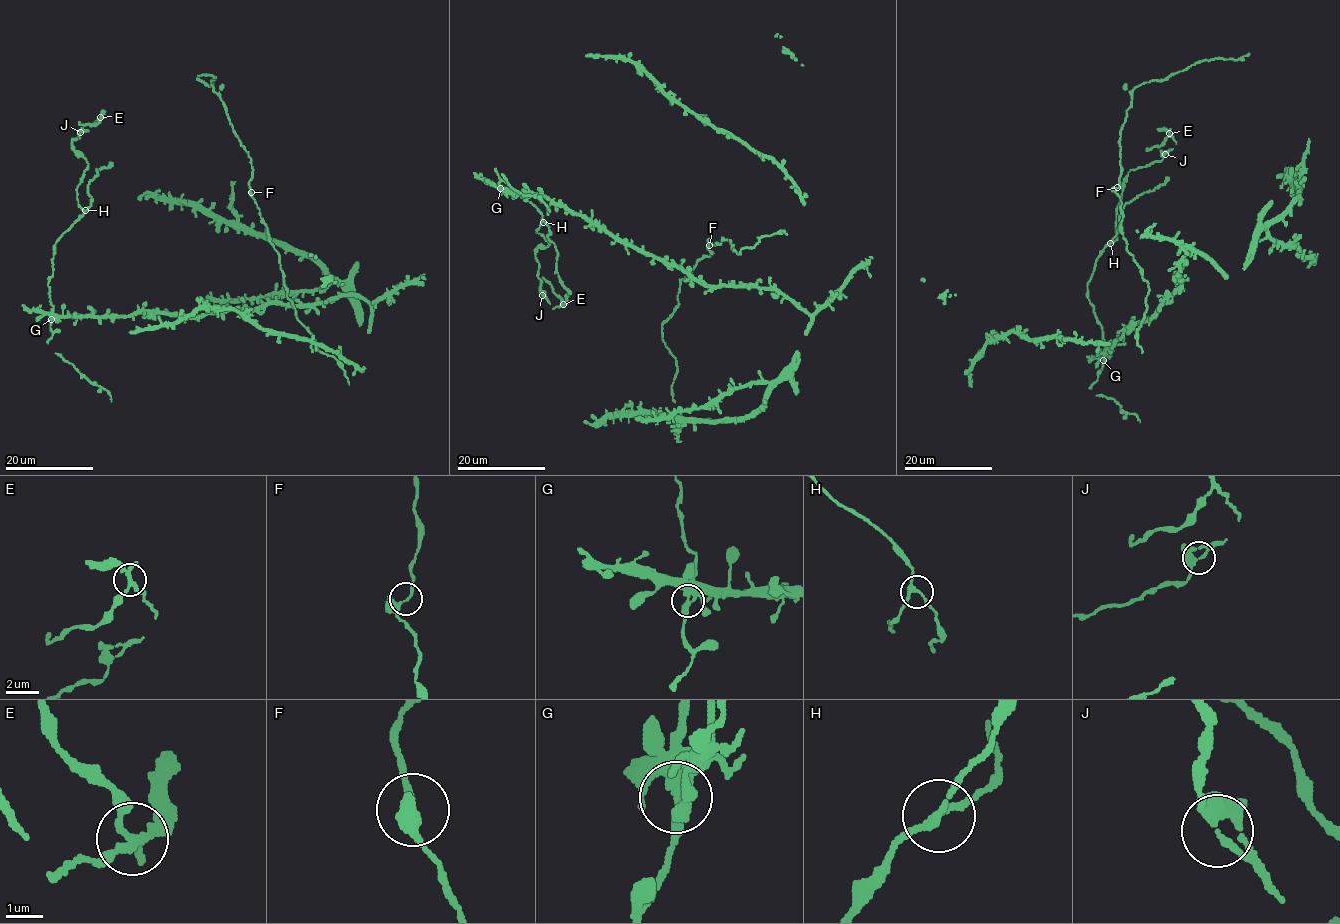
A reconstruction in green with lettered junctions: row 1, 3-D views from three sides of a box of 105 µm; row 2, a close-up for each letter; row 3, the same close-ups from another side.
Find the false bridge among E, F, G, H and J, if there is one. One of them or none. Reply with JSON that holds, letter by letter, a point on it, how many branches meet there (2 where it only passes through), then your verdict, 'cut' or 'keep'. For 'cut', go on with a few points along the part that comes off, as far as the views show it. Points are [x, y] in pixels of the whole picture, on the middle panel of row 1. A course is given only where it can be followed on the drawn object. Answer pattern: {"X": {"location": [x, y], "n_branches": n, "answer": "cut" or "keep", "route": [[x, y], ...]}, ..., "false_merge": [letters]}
{"E": {"location": [563, 304], "n_branches": 3, "answer": "cut", "route": [[563, 303], [542, 278]]}, "F": {"location": [709, 245], "n_branches": 3, "answer": "keep"}, "G": {"location": [500, 188], "n_branches": 3, "answer": "keep"}, "H": {"location": [543, 222], "n_branches": 3, "answer": "keep"}, "J": {"location": [542, 295], "n_branches": 3, "answer": "keep"}, "false_merge": ["E"]}

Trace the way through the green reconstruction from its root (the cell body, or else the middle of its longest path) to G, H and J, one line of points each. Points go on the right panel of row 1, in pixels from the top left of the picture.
G: (1163, 301), (1156, 315), (1127, 329), (1123, 337), (1108, 347), (1103, 361)
H: (1163, 301), (1156, 315), (1127, 329), (1103, 354), (1087, 284), (1110, 243)
J: (1163, 301), (1103, 354), (1087, 284), (1117, 238), (1128, 173), (1165, 154)

